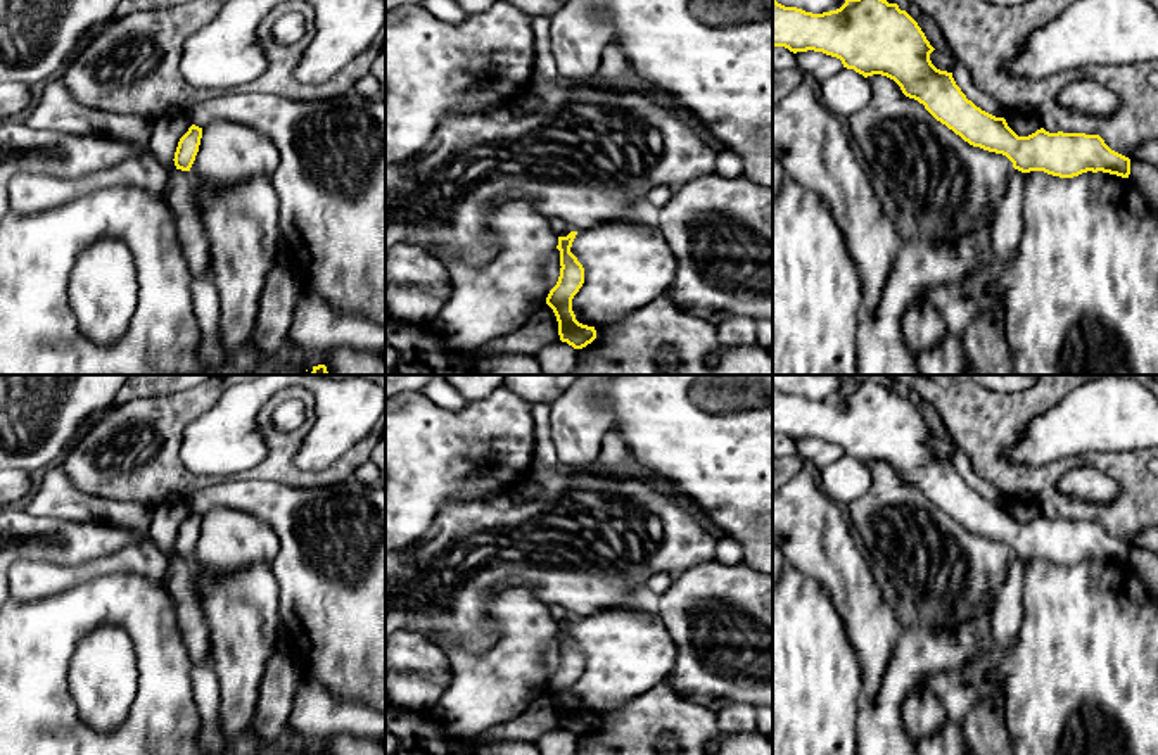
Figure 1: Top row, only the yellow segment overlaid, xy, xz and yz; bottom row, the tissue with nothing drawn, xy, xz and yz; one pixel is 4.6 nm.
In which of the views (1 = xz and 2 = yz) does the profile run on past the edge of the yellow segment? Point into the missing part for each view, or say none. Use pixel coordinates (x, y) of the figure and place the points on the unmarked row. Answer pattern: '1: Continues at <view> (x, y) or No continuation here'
1: No continuation here
2: No continuation here

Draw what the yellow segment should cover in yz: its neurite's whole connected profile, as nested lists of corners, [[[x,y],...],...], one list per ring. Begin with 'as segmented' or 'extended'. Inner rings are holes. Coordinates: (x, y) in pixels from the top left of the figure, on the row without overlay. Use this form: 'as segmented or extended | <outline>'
as segmented | [[[880,384],[847,385],[830,399],[812,401],[797,394],[785,394],[773,387],[773,434],[790,439],[823,439],[842,447],[843,454],[854,456],[864,465],[881,461],[894,466],[902,480],[918,487],[925,496],[964,529],[989,539],[1002,541],[1021,560],[1044,558],[1059,565],[1073,565],[1082,560],[1103,558],[1129,565],[1130,546],[1111,537],[1099,522],[1049,520],[1044,515],[1028,523],[1018,523],[1004,504],[996,504],[977,494],[956,472],[952,460],[937,456],[930,441],[935,437],[918,409],[897,390]]]

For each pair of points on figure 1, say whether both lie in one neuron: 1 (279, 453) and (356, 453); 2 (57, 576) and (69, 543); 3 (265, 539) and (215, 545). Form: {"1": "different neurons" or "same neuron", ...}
{"1": "same neuron", "2": "different neurons", "3": "same neuron"}

